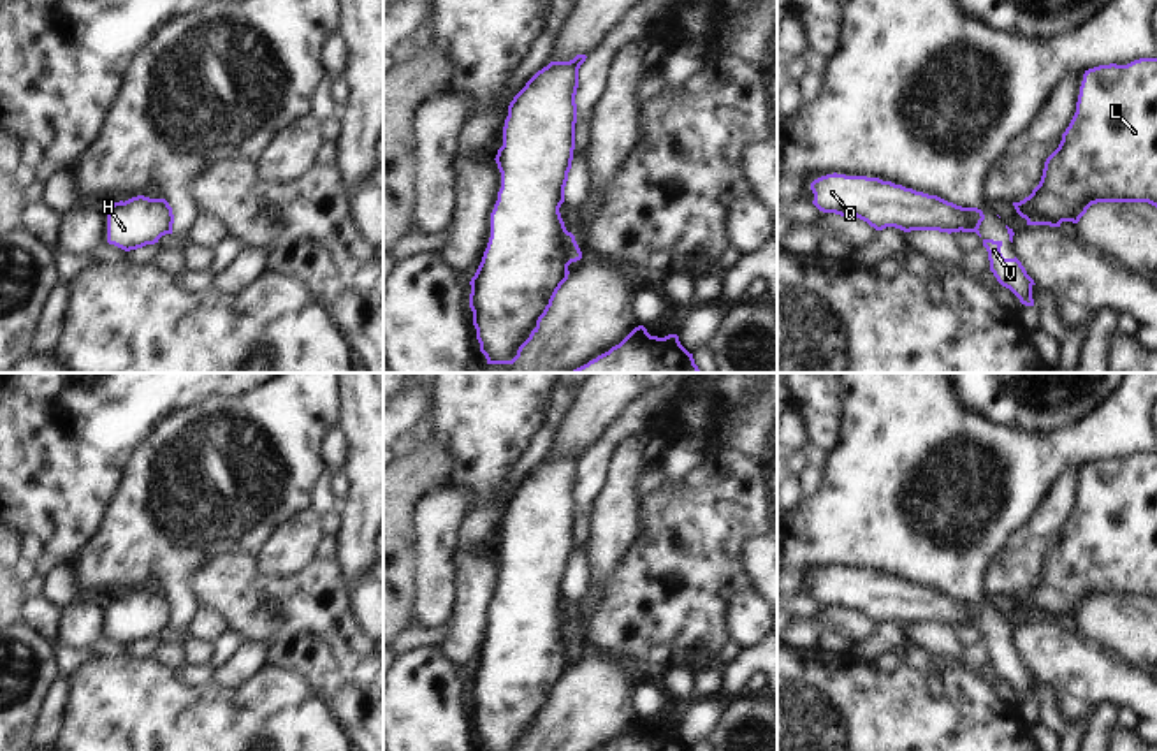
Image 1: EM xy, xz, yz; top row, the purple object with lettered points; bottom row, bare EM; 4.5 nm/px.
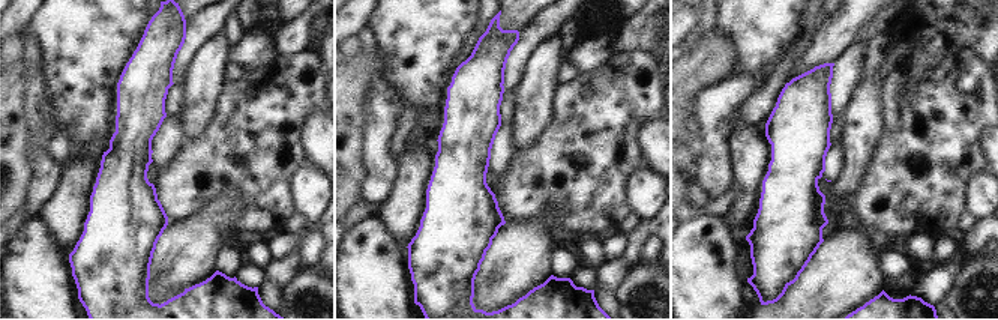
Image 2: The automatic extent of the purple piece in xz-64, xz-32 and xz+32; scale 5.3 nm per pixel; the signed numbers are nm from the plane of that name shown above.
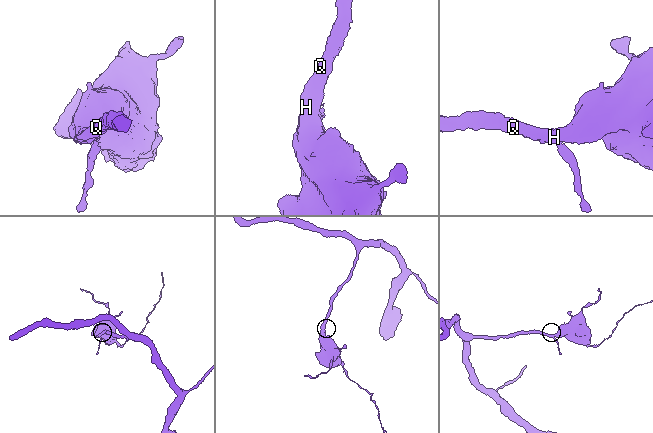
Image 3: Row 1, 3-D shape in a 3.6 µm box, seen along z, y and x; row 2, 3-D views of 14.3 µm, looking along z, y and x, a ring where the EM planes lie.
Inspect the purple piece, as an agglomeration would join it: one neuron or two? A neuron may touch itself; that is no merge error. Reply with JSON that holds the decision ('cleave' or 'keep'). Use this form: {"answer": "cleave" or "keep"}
{"answer": "cleave"}

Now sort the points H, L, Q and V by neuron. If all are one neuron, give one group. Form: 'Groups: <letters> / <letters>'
Groups: H L Q / V

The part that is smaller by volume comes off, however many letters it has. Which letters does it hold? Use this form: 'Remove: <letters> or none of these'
Remove: V

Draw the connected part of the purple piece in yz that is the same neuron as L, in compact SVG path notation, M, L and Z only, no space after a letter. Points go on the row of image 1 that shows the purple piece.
M1157 58L1085 70L1076 113L1062 134L1059 148L1046 158L1039 185L1013 206L1027 225L1060 227L1062 222L1078 223L1097 202L1148 202L1157 208Z

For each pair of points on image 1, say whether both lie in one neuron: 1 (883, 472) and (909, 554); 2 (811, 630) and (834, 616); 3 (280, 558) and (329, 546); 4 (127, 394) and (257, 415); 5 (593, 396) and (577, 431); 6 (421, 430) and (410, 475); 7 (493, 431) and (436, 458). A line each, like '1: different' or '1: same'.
1: same
2: different
3: different
4: different
5: same
6: different
7: different

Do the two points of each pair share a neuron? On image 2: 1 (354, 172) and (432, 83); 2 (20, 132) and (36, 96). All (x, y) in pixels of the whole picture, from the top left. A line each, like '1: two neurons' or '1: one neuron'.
1: two neurons
2: two neurons

